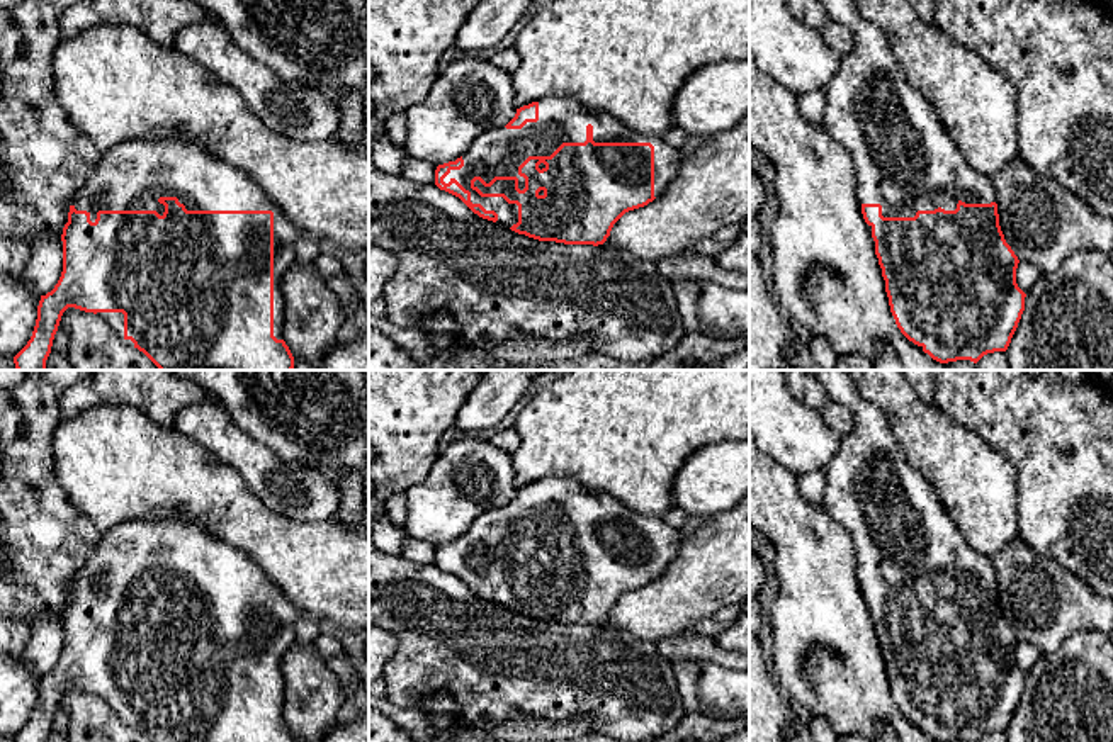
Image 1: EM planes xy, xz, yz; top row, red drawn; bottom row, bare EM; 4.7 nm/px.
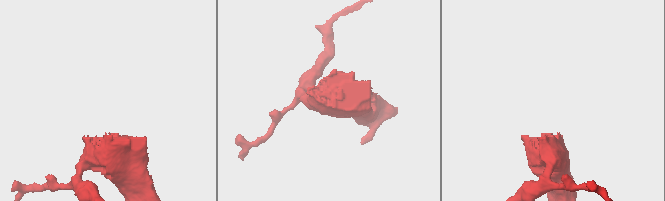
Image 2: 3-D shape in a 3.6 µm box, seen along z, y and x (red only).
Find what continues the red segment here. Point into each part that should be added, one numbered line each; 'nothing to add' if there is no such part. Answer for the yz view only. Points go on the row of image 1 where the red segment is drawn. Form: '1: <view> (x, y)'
1: yz (903, 157)

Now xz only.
1: xz (500, 151)

